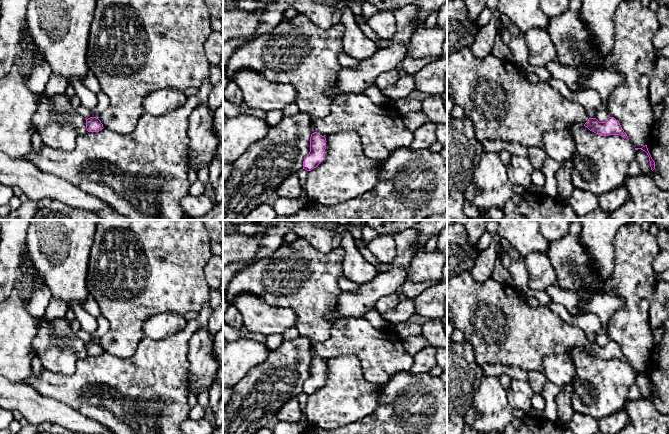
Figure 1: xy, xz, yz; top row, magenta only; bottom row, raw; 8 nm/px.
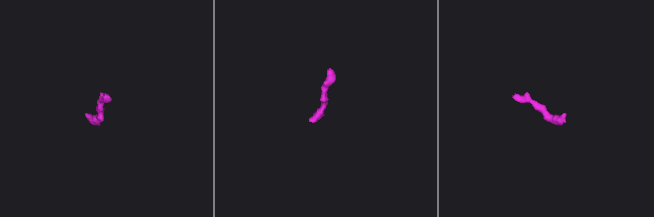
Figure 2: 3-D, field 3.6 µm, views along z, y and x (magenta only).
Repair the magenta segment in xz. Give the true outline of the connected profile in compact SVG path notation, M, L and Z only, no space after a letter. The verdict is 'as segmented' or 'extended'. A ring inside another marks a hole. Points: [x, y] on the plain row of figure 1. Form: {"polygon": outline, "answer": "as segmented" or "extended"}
{"polygon": "M317 356L311 358L310 376L303 385L303 393L311 395L325 383L326 362Z", "answer": "as segmented"}

